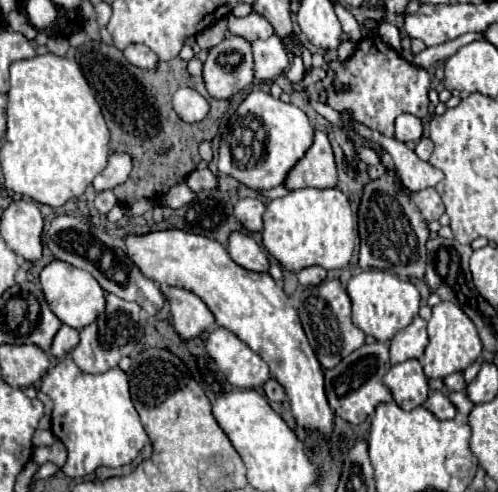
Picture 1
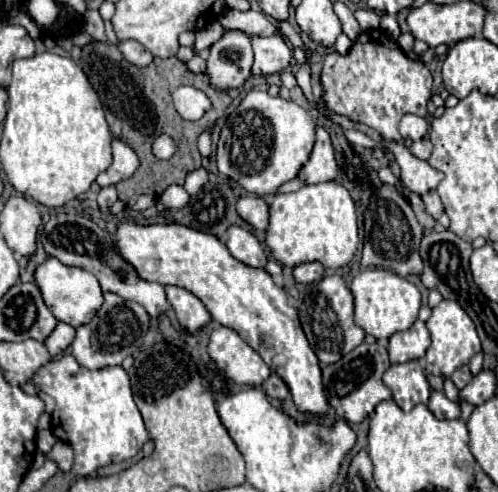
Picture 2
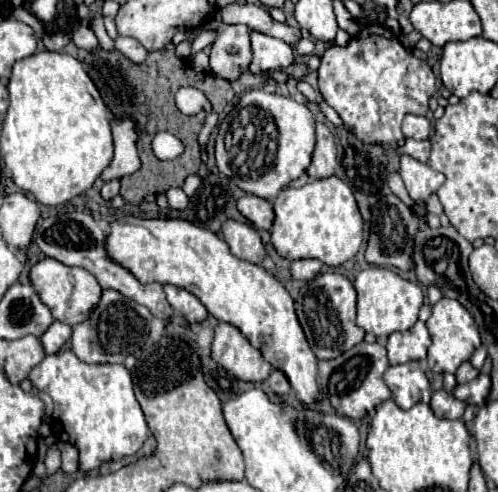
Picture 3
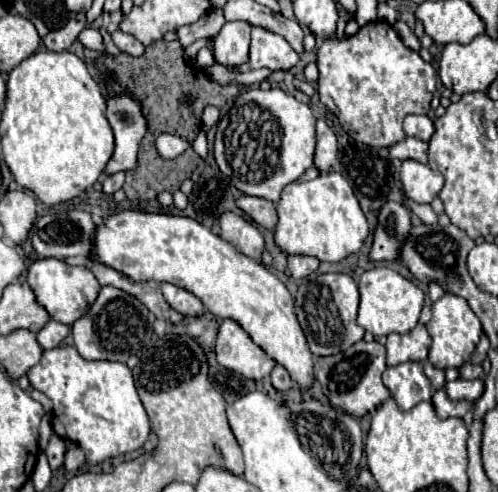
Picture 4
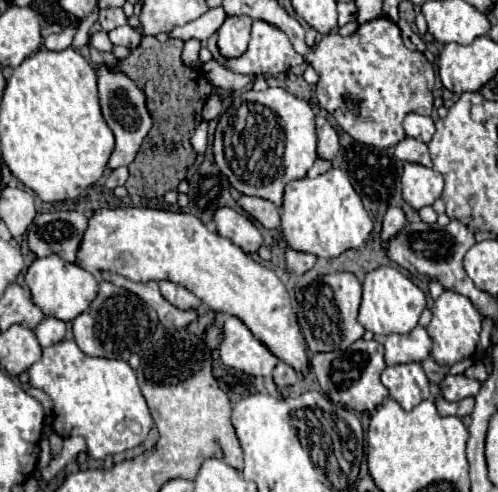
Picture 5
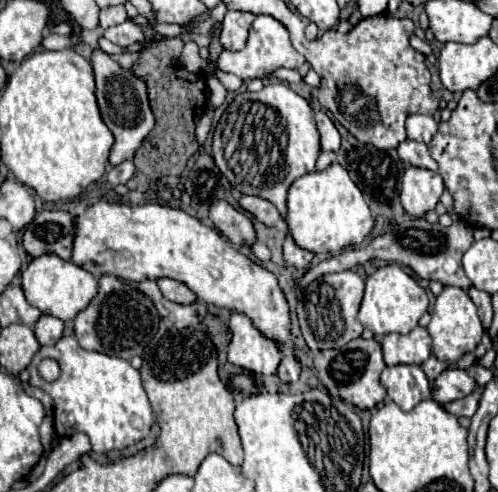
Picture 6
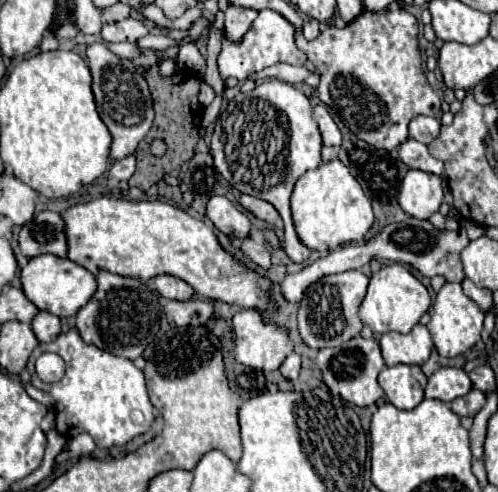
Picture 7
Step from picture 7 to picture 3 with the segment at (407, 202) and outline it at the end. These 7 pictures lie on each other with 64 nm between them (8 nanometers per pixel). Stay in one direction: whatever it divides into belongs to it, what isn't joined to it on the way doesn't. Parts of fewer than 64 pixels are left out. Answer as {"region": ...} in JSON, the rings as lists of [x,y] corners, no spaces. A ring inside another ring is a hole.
{"region":[[[410,156],[400,158],[400,176],[406,184],[406,190],[412,200],[426,202],[430,194],[438,192],[444,184],[444,174],[432,170],[428,164],[422,164]]]}

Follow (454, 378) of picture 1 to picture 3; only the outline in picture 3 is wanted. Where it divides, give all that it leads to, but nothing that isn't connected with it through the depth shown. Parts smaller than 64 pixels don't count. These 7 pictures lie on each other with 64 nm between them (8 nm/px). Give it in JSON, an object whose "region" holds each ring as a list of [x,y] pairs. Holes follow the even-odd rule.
{"region":[[[464,362],[464,364],[456,370],[456,380],[458,380],[458,384],[464,384],[464,382],[474,380],[478,374],[480,374],[480,370],[476,370],[470,362]]]}

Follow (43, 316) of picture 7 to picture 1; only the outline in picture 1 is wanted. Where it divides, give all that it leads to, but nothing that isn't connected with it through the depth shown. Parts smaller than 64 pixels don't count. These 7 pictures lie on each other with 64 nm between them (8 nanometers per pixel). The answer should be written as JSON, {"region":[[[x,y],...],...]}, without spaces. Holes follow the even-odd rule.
{"region":[[[62,324],[60,330],[56,332],[54,340],[52,340],[50,354],[56,356],[56,358],[62,358],[62,356],[66,356],[66,354],[78,344],[78,340],[80,340],[80,338],[78,338],[78,330],[74,330],[74,328]]]}

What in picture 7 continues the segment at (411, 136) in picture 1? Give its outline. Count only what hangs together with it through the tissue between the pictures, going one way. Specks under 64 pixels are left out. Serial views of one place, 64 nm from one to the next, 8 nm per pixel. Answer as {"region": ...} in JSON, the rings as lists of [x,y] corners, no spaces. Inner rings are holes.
{"region":[[[416,116],[416,120],[412,120],[410,124],[410,136],[414,140],[420,140],[424,144],[430,144],[432,140],[438,138],[440,134],[440,120],[432,118],[432,116]]]}

